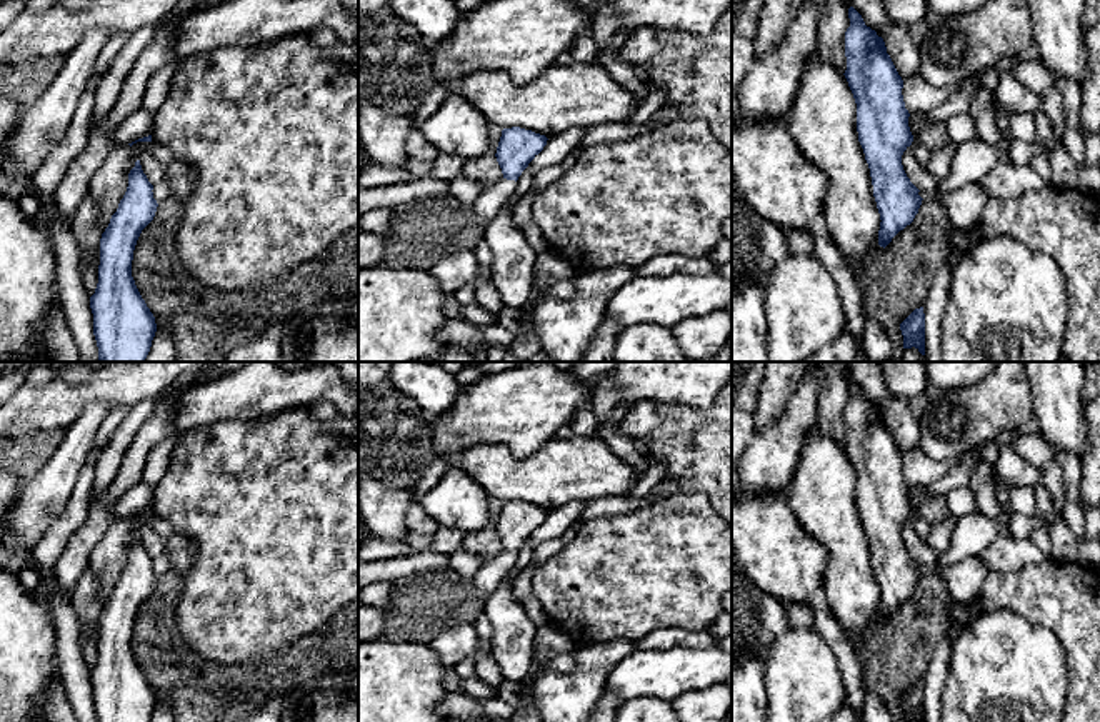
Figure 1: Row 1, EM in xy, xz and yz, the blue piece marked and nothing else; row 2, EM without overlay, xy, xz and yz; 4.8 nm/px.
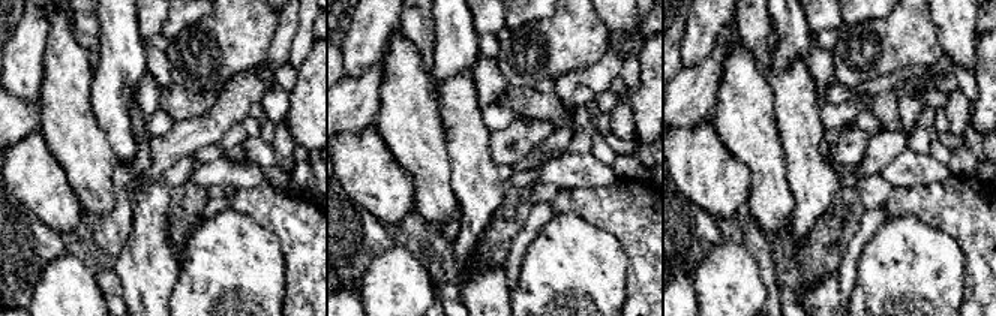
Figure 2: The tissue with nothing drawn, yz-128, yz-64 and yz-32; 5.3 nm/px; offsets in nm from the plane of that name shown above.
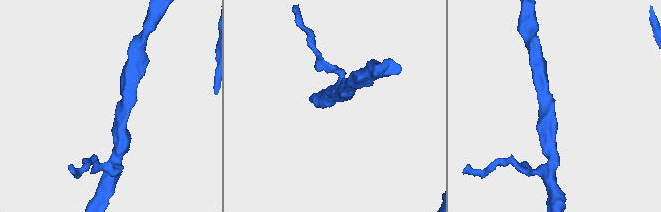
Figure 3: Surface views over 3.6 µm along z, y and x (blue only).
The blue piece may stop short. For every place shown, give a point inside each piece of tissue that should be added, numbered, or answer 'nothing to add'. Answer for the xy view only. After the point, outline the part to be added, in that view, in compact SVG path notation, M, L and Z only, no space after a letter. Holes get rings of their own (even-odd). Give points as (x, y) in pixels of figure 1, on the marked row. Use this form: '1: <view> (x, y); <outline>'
nothing to add

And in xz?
1: xz (490, 200); M503 178L493 187L482 188L482 193L472 205L475 210L475 215L488 225L500 208L507 203L507 200L515 193L517 182Z

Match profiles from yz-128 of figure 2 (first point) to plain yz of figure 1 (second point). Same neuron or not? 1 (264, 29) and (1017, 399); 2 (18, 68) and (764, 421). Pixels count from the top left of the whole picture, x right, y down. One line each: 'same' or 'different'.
1: same
2: same

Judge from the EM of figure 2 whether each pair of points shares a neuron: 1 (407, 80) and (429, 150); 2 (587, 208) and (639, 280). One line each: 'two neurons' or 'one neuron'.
1: one neuron
2: one neuron

